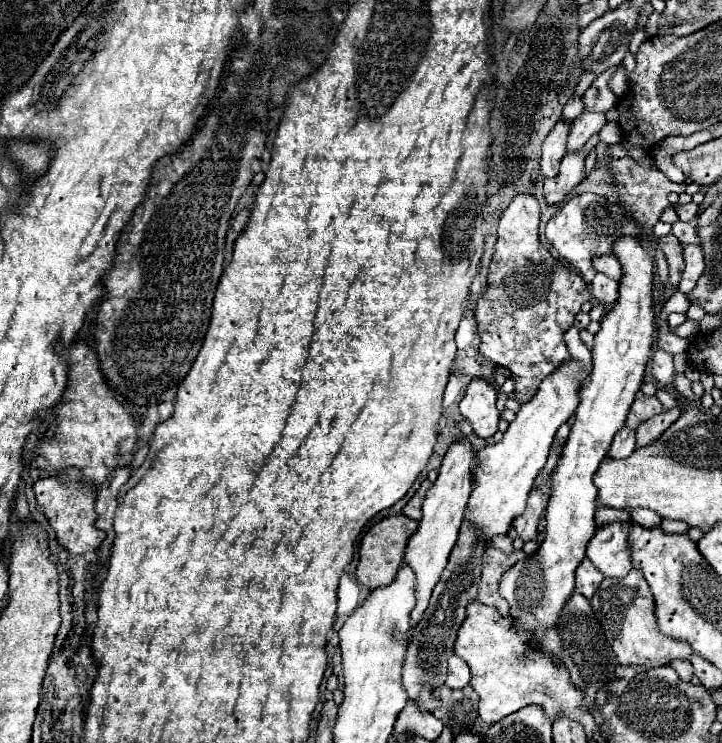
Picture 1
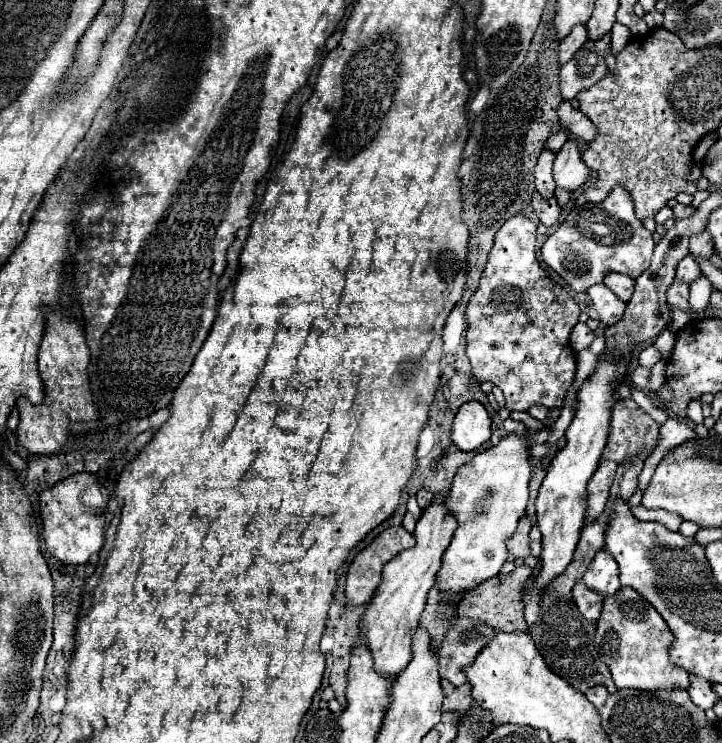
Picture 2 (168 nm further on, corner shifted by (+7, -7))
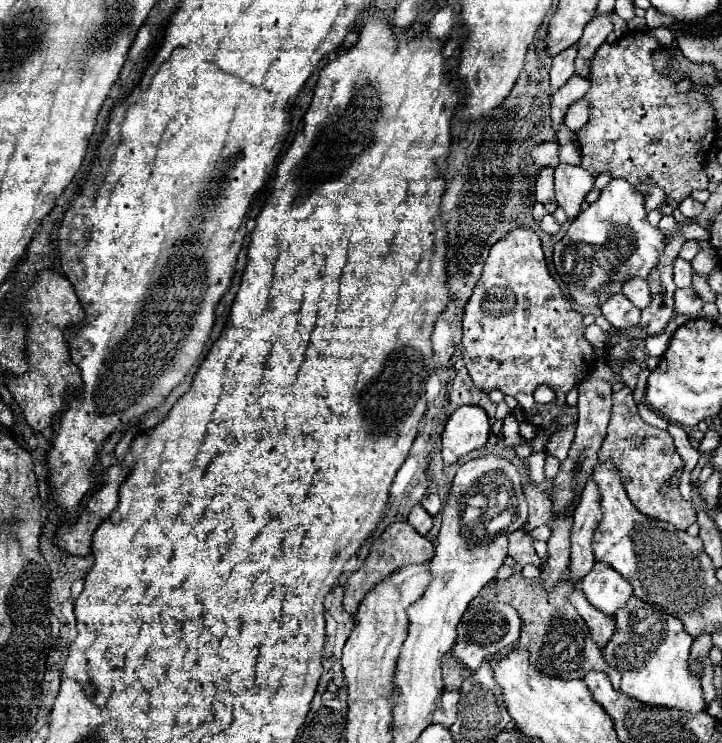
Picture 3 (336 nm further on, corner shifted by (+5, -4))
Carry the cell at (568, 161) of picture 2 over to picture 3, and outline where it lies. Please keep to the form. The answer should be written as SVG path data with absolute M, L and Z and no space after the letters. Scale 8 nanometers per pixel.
M560 163L556 167L556 175L554 175L556 201L566 211L570 221L578 215L580 205L584 203L586 193L594 187L596 177L598 177L596 171L584 169L580 165Z

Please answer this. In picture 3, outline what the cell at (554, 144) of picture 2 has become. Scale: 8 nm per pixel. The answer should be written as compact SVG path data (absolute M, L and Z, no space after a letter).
M550 141L550 143L542 143L542 147L536 147L536 151L532 153L534 159L534 171L542 169L542 167L556 167L560 163L558 159L558 143Z

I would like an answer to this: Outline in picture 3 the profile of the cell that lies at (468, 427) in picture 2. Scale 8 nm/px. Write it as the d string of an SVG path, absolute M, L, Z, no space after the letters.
M464 405L452 413L442 433L444 463L456 463L462 455L480 449L488 441L490 421L482 407Z

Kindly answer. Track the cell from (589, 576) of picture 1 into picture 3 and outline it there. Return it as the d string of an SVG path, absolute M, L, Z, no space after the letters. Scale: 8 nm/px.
M576 587L574 593L570 595L570 603L576 607L578 615L586 621L586 625L588 625L588 629L590 629L590 633L592 633L592 639L594 639L596 645L602 649L604 643L612 637L614 619L612 619L610 615L604 615L604 613L598 611L596 607L592 607L580 587Z

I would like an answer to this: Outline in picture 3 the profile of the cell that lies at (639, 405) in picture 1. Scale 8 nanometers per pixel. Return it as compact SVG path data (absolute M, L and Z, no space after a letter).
M624 385L620 391L614 393L614 405L612 405L612 417L608 423L608 433L604 437L604 443L598 451L598 463L614 463L614 467L620 473L620 481L632 501L632 505L660 521L668 521L680 529L688 529L696 521L696 511L686 503L680 495L680 491L670 491L666 497L658 495L658 487L672 479L676 471L682 469L682 459L676 453L674 439L668 431L656 429L648 423L644 423L638 415L636 403L634 403L634 393Z

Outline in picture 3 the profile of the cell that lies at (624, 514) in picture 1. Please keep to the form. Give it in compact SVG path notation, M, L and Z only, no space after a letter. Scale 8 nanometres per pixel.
M514 573L510 579L494 579L492 583L488 583L488 587L484 587L484 591L480 591L476 599L472 599L470 607L492 601L512 605L522 619L522 635L518 639L518 647L530 651L530 661L544 675L558 679L584 679L588 671L604 671L608 673L612 687L618 687L620 673L616 673L606 665L600 649L596 649L596 643L592 641L588 627L584 625L584 619L580 619L580 615L576 613L576 609L568 599L574 587L576 581L572 577L560 579L552 589L544 589L542 577L526 579L520 573Z

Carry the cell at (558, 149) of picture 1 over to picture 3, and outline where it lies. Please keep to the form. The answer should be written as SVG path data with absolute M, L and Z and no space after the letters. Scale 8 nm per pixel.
M544 167L544 171L538 173L534 195L536 199L548 209L548 213L554 213L556 209L556 197L554 197L554 179L552 179L552 167Z

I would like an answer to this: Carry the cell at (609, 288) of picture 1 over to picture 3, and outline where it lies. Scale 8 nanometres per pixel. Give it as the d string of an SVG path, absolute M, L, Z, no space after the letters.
M622 293L610 295L610 299L602 303L600 309L602 315L608 319L608 323L616 329L634 327L634 323L640 321L640 309L636 309L636 305L632 305L630 299L626 299Z

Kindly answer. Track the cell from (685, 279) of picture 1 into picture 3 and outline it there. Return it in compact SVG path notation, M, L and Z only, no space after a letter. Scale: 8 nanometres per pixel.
M676 259L674 263L674 283L678 287L690 287L692 285L692 267L684 259Z

